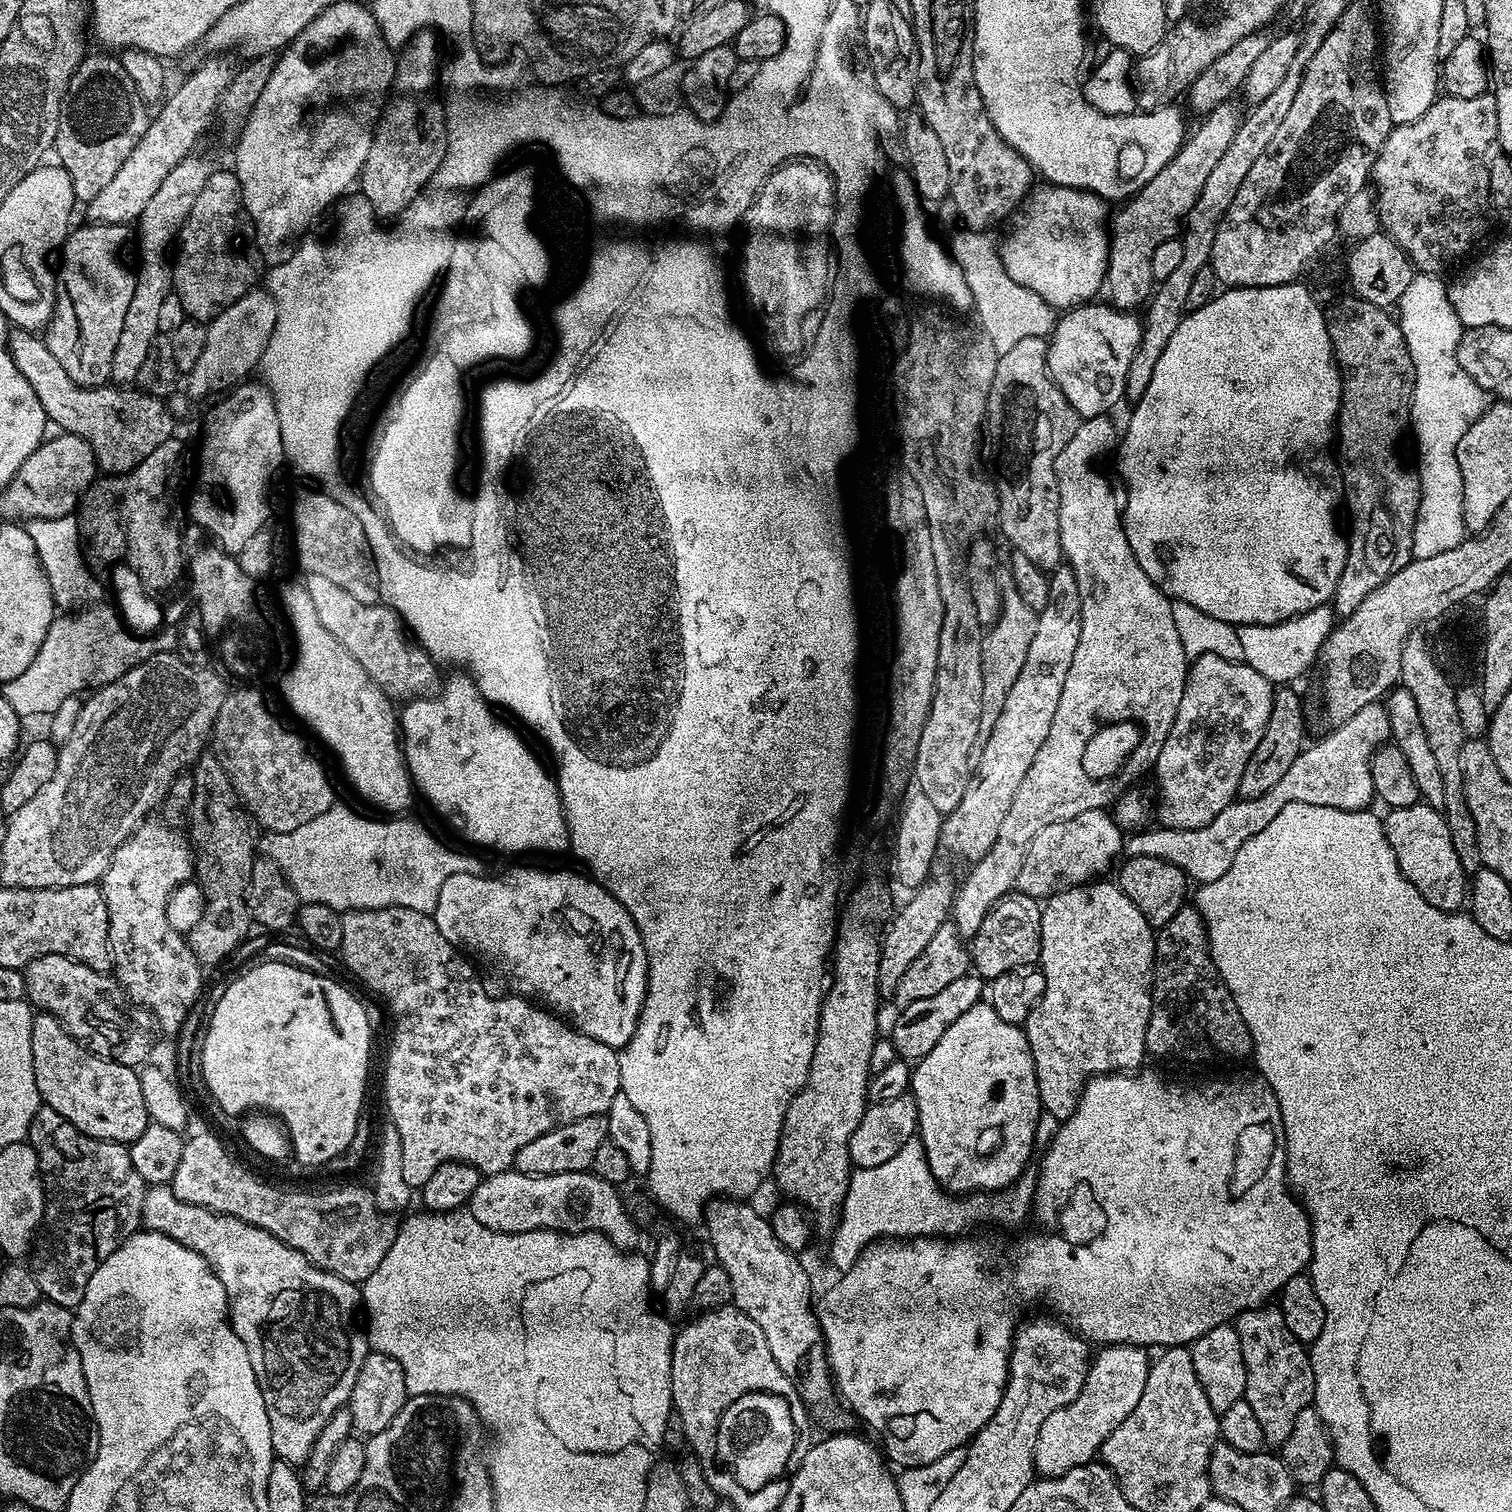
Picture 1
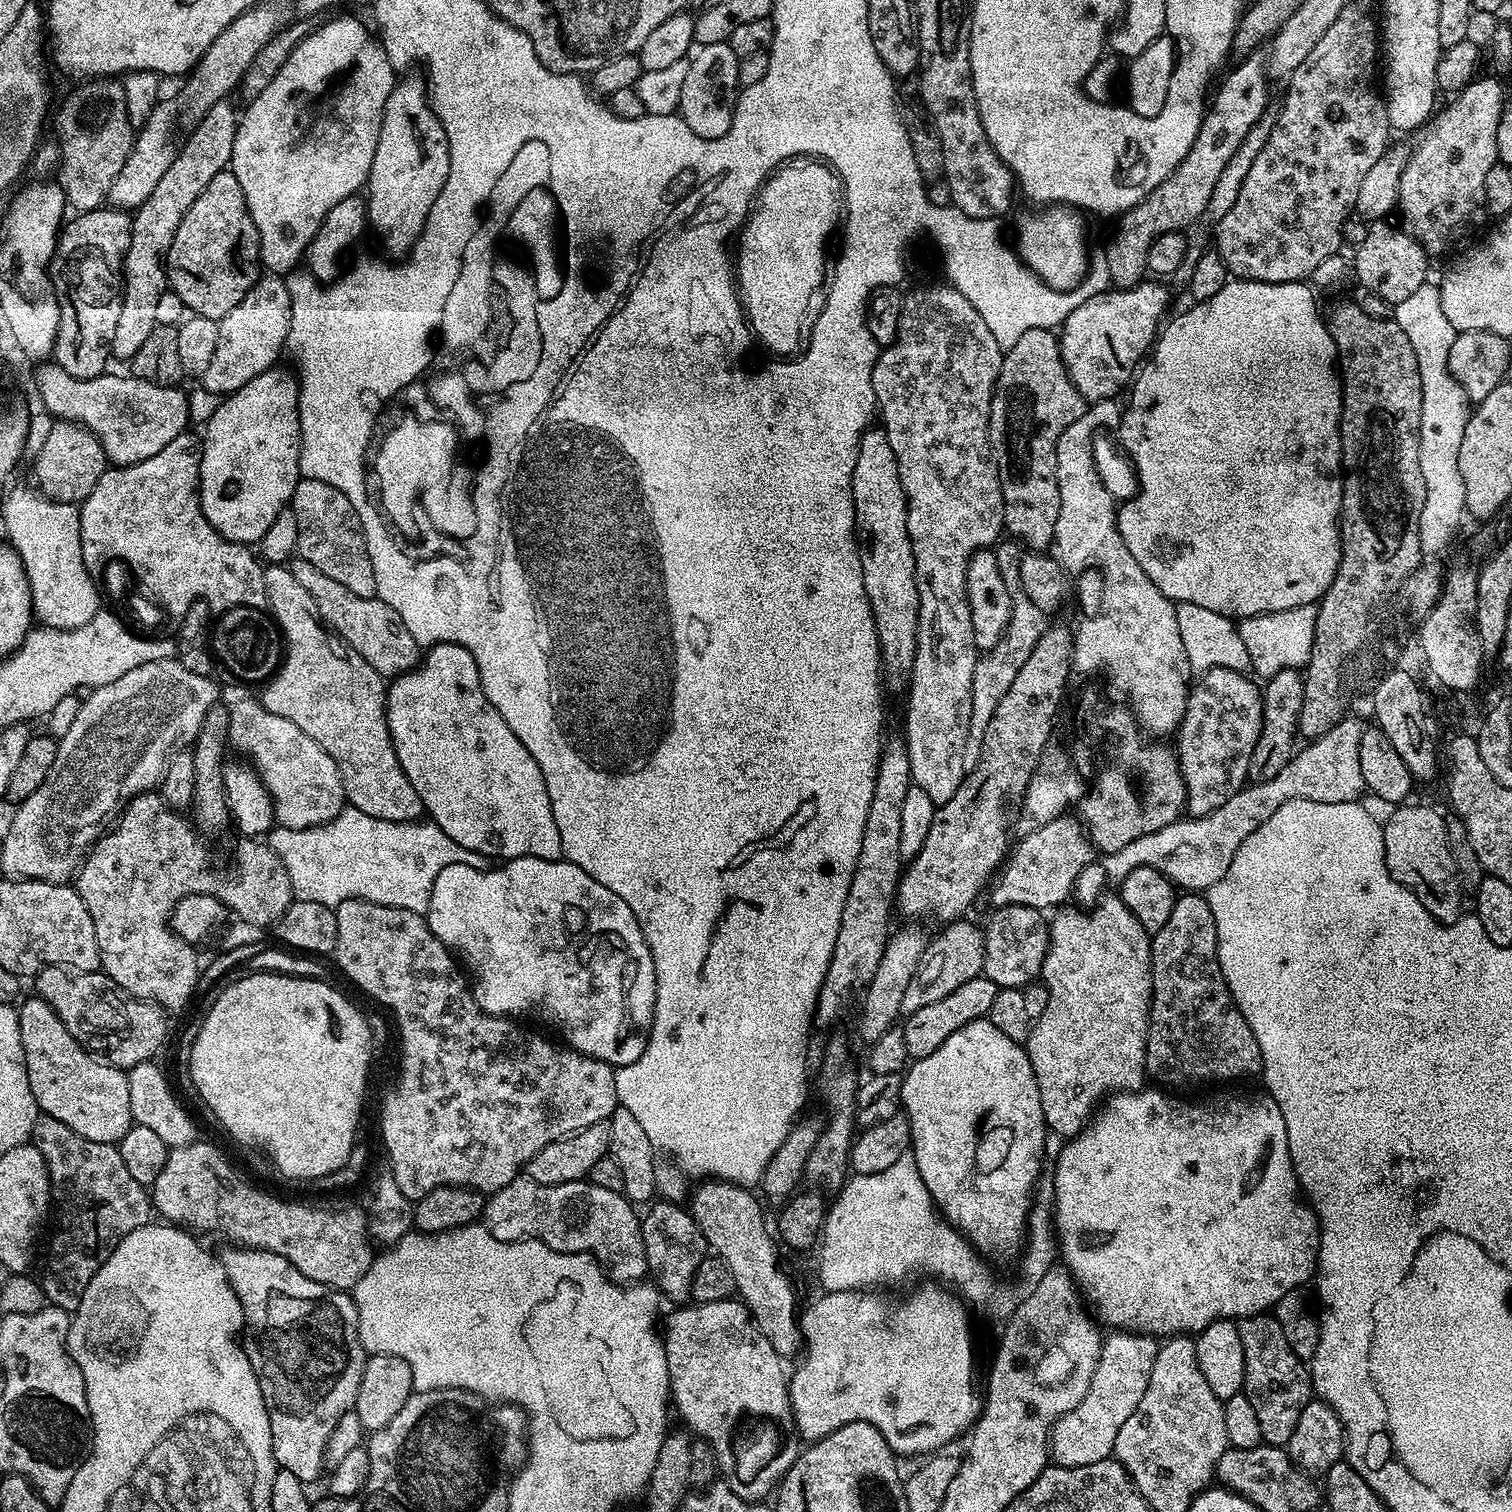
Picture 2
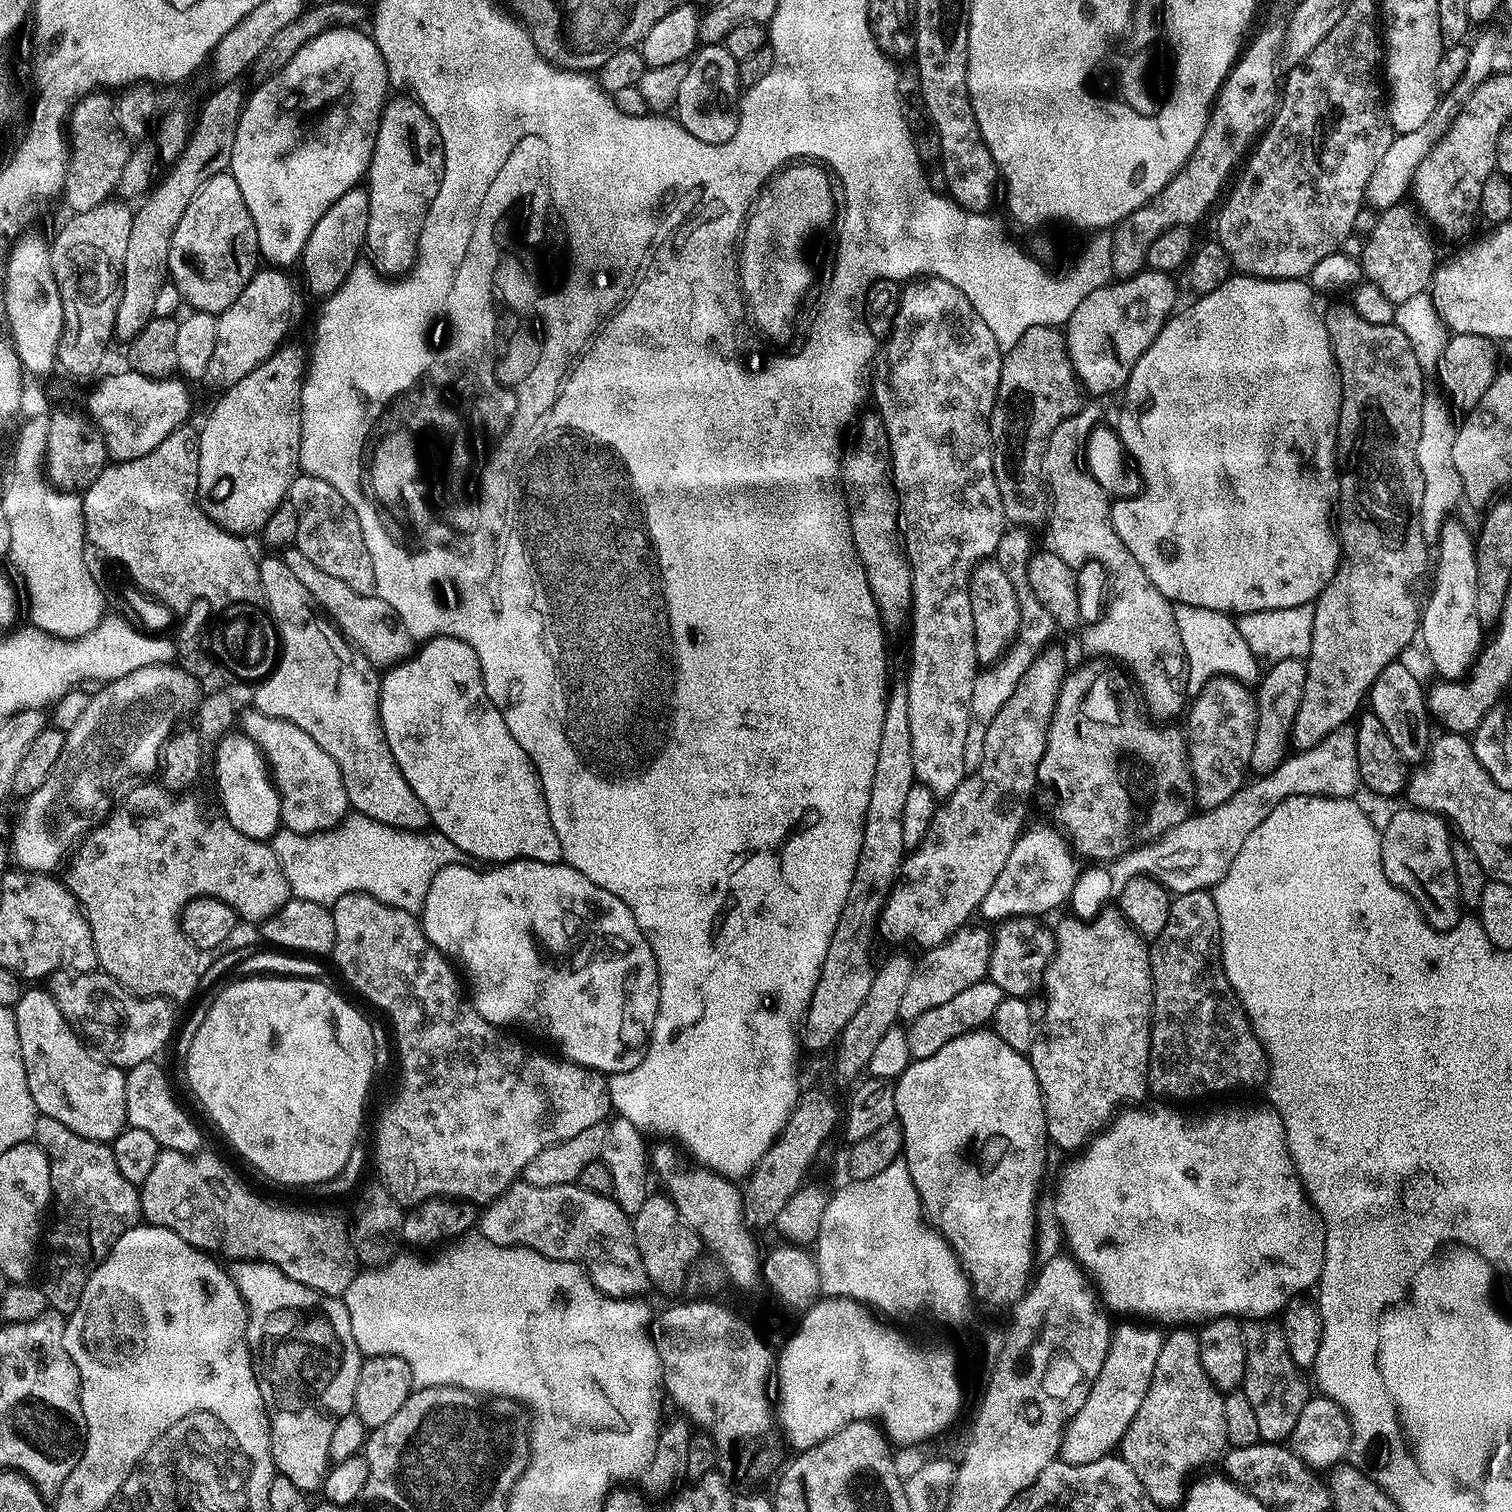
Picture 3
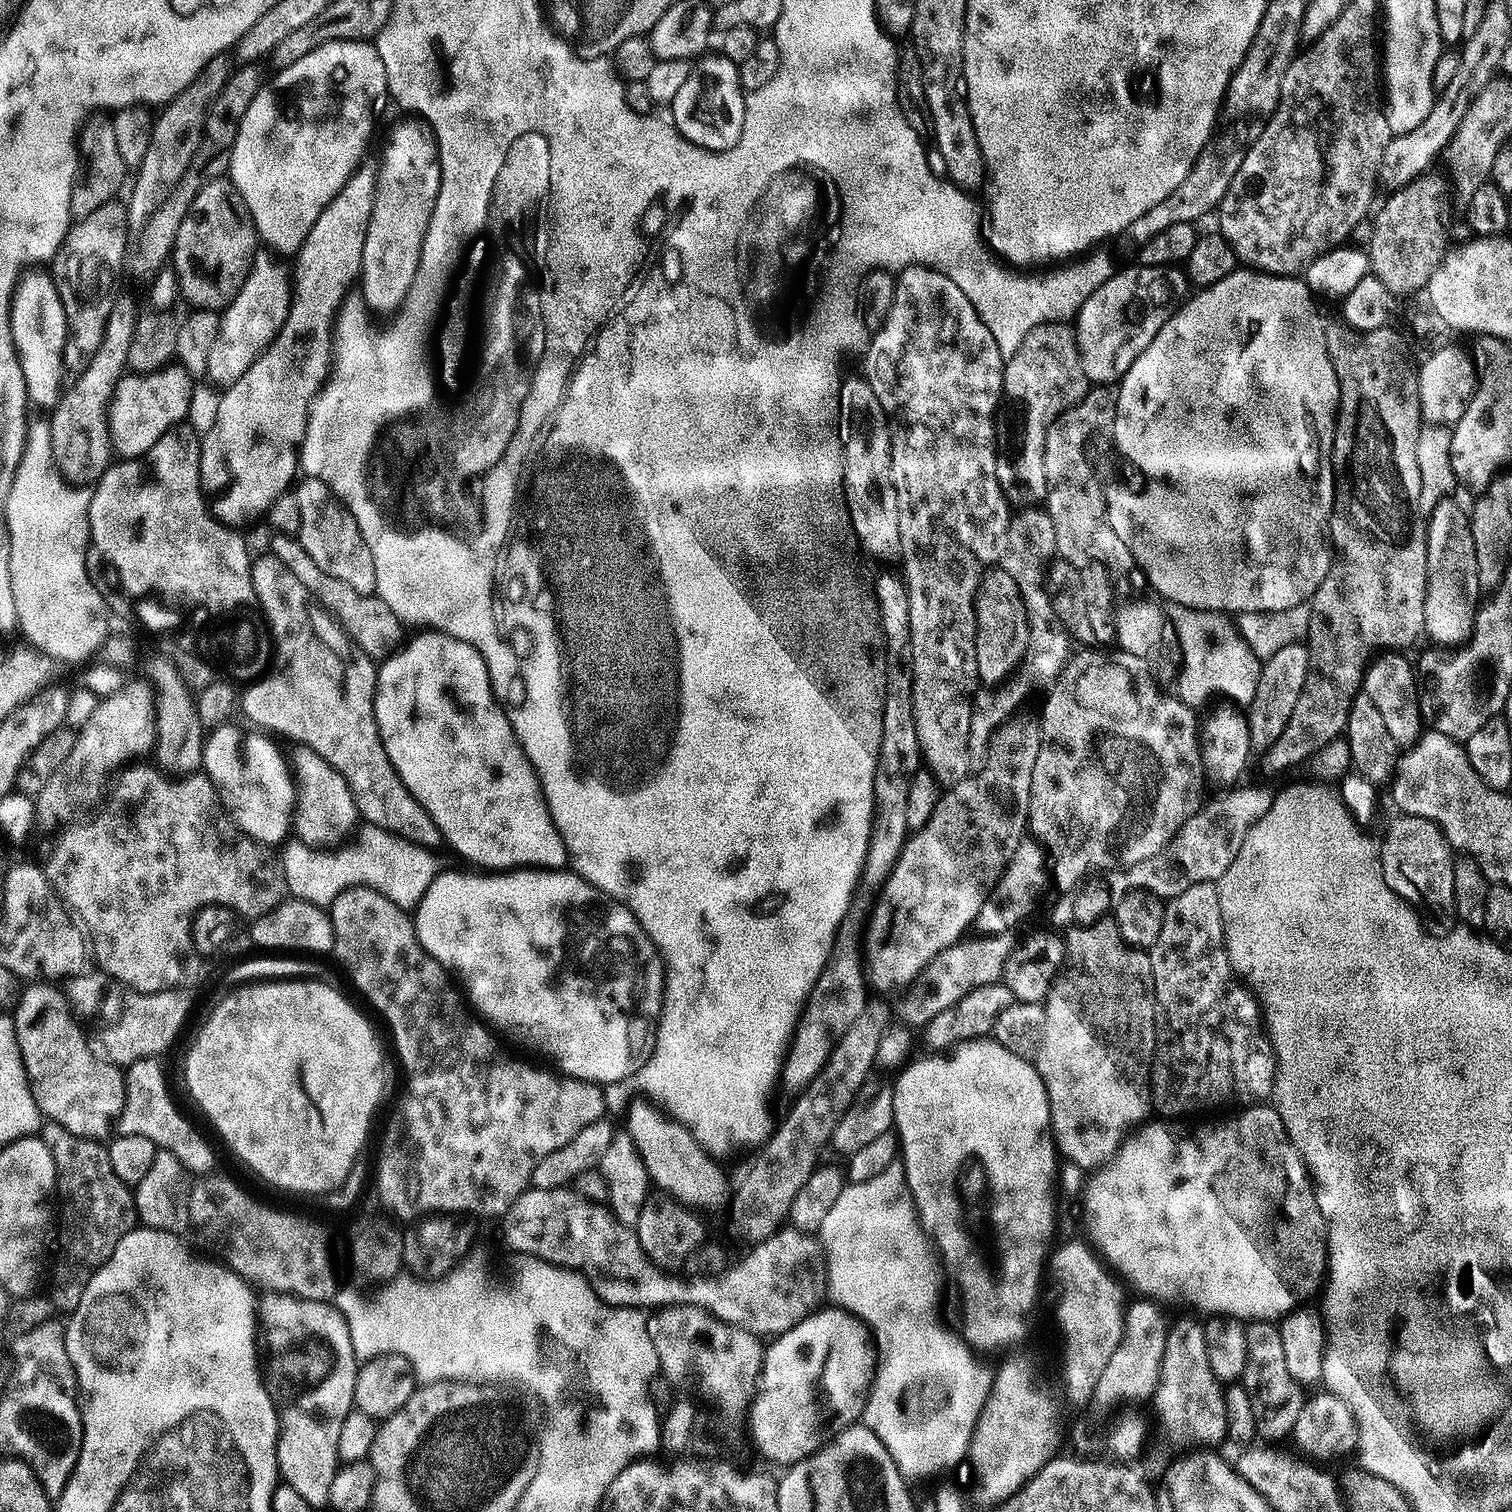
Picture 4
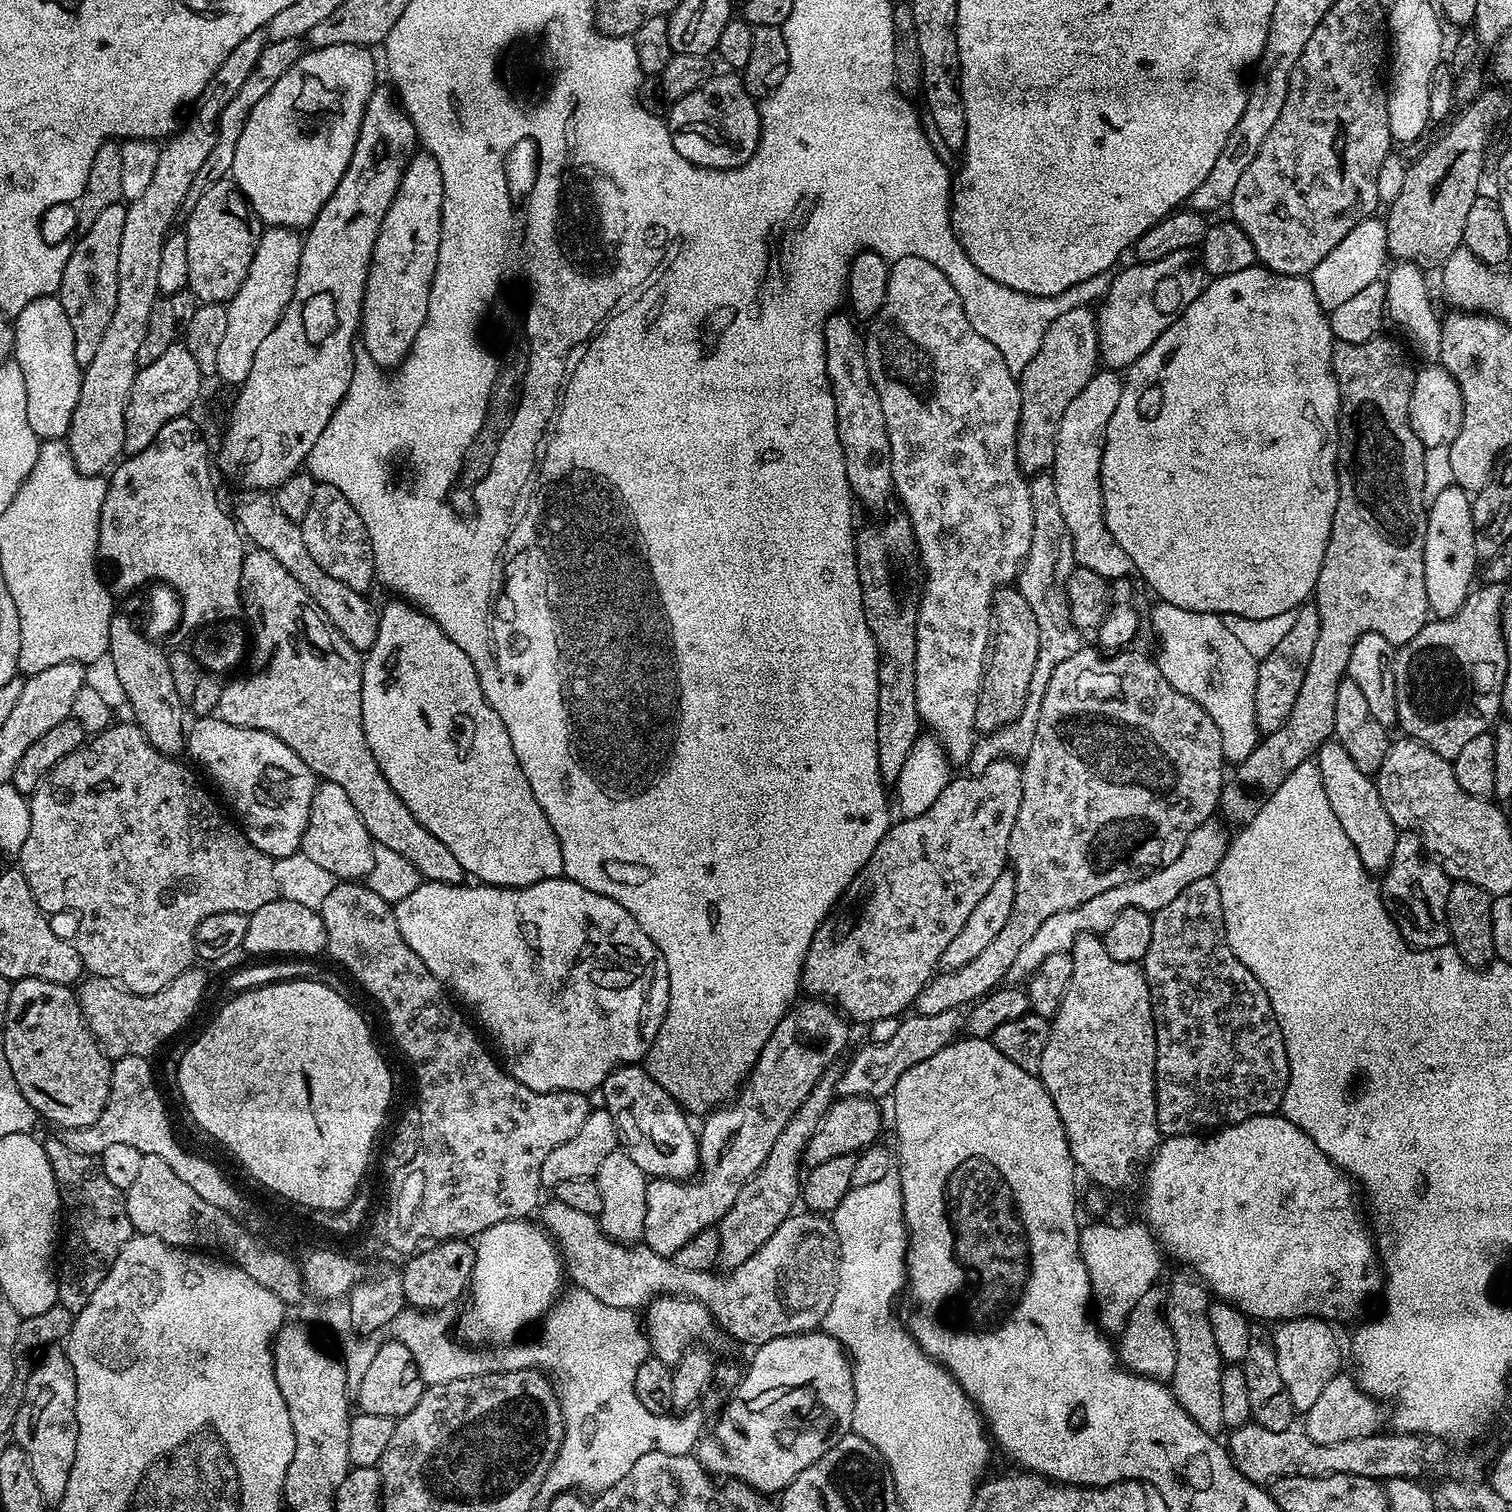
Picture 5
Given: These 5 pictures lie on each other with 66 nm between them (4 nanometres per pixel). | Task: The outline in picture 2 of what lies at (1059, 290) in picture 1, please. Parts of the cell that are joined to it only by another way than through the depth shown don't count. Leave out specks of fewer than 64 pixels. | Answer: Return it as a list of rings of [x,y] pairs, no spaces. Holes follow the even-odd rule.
[[[1044,206],[1032,211],[1036,212],[1030,213],[1020,224],[1020,259],[1051,288],[1067,292],[1077,287],[1090,267],[1090,247],[1084,241],[1085,217],[1071,206]]]

